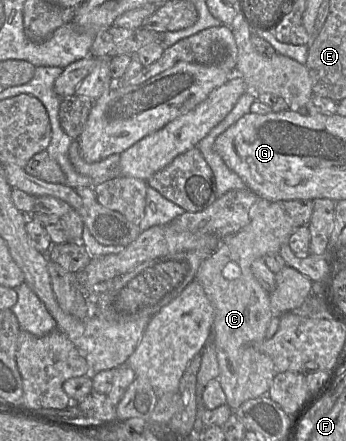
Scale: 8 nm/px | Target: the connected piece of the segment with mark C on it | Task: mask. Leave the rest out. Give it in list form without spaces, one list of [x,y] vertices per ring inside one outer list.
[[[258,199],[249,210],[249,223],[238,232],[222,238],[220,245],[200,264],[196,272],[195,280],[200,283],[214,308],[211,342],[219,364],[217,379],[226,395],[226,404],[233,411],[248,400],[267,395],[276,375],[272,359],[259,351],[259,345],[265,340],[268,325],[275,313],[270,306],[269,293],[252,273],[251,263],[269,253],[279,253],[296,228],[280,202]]]

